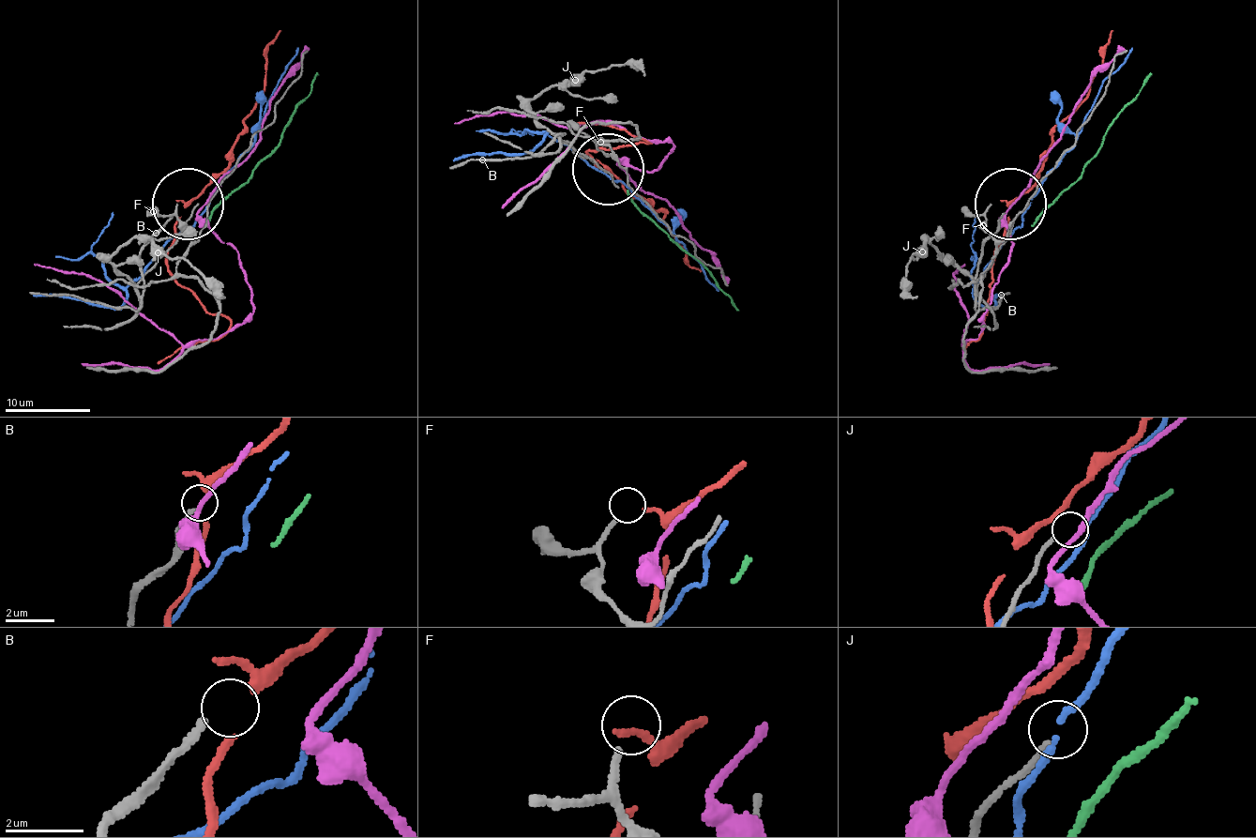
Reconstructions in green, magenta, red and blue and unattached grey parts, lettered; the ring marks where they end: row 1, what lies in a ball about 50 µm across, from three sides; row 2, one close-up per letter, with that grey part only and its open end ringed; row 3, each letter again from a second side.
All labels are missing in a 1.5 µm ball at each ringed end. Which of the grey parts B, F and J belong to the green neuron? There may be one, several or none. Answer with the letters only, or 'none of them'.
none of them

